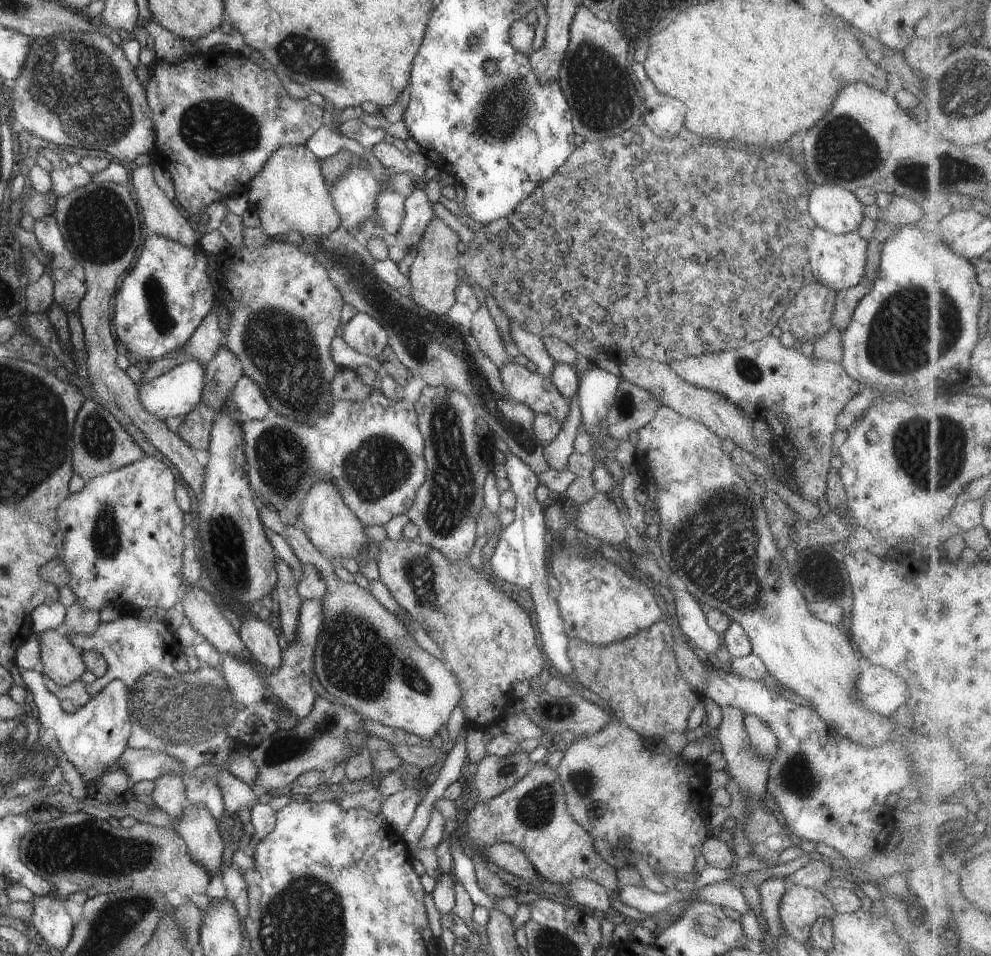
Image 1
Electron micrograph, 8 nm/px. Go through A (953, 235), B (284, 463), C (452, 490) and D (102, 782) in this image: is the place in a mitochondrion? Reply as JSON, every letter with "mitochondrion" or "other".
{"A":"other","B":"mitochondrion","C":"mitochondrion","D":"other"}

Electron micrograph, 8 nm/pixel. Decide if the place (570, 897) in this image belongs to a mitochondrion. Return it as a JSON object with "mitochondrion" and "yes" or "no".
{"mitochondrion":"no"}

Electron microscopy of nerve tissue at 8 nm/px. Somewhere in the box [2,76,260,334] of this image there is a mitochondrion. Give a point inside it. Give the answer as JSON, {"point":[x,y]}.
{"point":[99,223]}

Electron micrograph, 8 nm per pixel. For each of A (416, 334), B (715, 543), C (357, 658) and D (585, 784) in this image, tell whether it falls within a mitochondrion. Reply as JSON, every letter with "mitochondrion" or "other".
{"A":"mitochondrion","B":"mitochondrion","C":"mitochondrion","D":"mitochondrion"}

